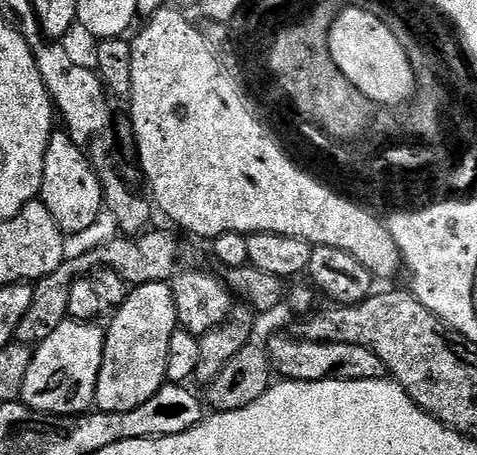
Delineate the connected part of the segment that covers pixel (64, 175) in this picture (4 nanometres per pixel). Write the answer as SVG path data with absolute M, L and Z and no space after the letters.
M53 131L50 138L38 200L46 206L46 210L50 210L50 218L58 222L61 232L69 237L90 231L100 211L105 211L104 187L100 184L100 175L96 173L88 155L73 142L67 131Z

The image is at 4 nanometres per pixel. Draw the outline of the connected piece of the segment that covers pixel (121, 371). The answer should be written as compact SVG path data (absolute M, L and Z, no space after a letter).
M168 282L135 285L115 312L116 317L106 324L104 357L98 374L95 407L102 412L129 412L138 410L142 402L150 402L150 398L154 398L154 394L158 394L158 390L168 380L170 338L178 327L173 285Z

